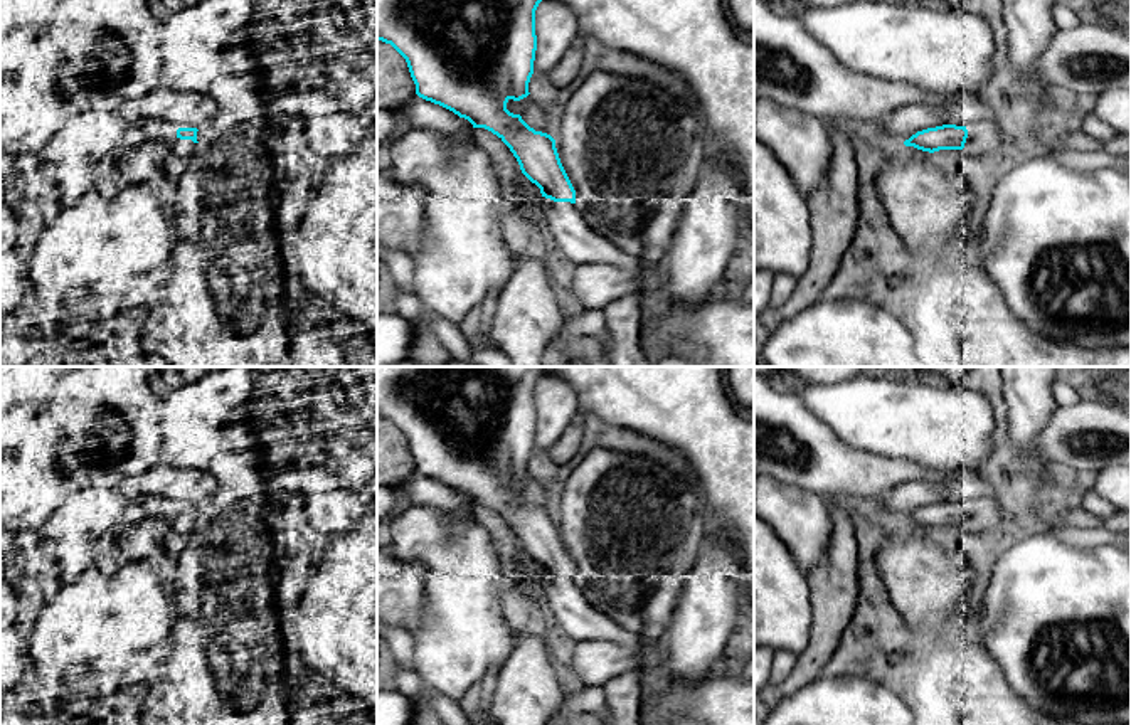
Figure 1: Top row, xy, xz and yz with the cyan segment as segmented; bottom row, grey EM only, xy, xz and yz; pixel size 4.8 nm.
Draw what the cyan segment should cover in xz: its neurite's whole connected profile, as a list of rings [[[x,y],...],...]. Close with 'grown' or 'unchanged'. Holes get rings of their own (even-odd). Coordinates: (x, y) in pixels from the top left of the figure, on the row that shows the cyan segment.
[[[377,0],[377,40],[390,44],[406,59],[419,98],[468,119],[473,128],[491,131],[510,148],[522,173],[540,188],[542,197],[535,204],[535,214],[545,237],[562,249],[571,266],[601,262],[636,273],[643,262],[594,232],[582,219],[576,204],[576,190],[560,163],[555,140],[547,133],[535,131],[520,114],[507,109],[510,99],[520,101],[530,94],[528,82],[534,74],[537,50],[535,10],[540,2],[542,0]]]; grown

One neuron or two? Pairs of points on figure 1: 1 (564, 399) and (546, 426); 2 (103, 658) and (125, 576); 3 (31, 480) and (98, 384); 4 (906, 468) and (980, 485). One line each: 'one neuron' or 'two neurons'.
1: one neuron
2: one neuron
3: one neuron
4: two neurons

